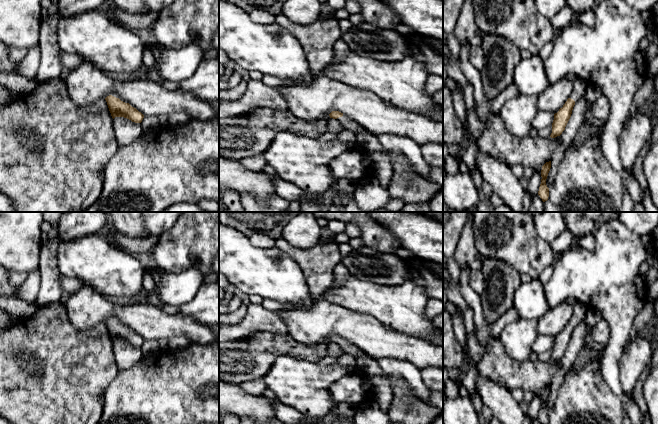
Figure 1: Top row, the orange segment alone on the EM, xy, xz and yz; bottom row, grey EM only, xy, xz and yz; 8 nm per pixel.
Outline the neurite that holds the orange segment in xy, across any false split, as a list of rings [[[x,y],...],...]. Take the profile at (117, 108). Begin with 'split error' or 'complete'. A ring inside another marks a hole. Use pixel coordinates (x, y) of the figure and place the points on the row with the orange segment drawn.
split error; [[[111,93],[105,100],[113,119],[115,117],[124,117],[135,123],[142,122],[144,115],[125,102],[117,93]]]

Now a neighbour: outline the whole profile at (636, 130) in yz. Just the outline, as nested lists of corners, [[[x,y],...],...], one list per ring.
[[[638,111],[633,117],[626,118],[619,135],[619,155],[626,173],[633,168],[639,152],[652,132],[650,115]]]

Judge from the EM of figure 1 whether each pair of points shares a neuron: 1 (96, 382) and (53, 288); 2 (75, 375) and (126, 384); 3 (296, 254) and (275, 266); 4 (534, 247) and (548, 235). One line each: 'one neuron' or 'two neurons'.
1: two neurons
2: two neurons
3: two neurons
4: two neurons

